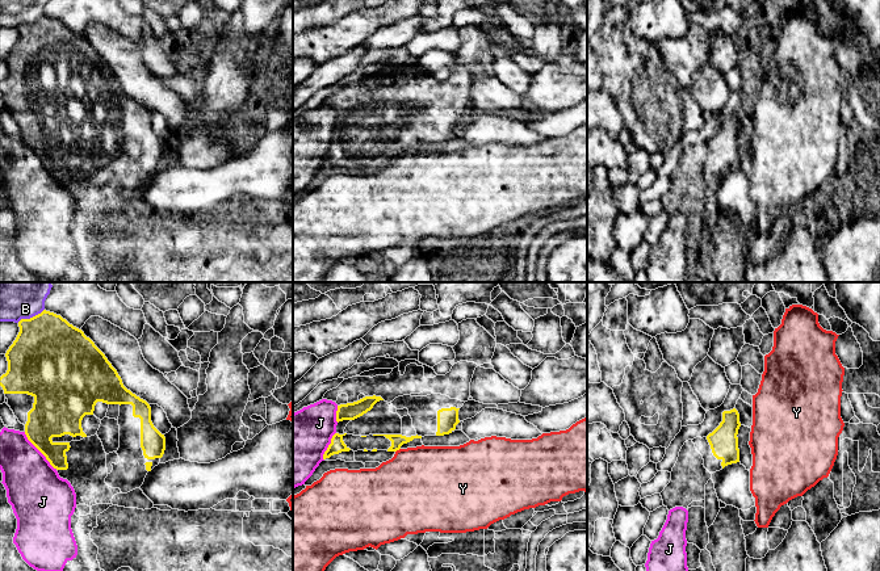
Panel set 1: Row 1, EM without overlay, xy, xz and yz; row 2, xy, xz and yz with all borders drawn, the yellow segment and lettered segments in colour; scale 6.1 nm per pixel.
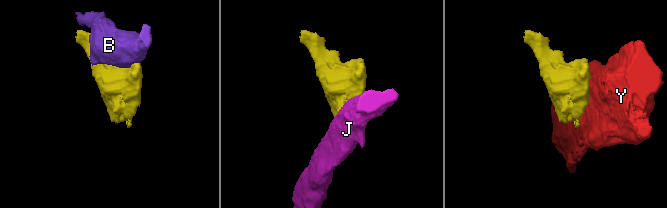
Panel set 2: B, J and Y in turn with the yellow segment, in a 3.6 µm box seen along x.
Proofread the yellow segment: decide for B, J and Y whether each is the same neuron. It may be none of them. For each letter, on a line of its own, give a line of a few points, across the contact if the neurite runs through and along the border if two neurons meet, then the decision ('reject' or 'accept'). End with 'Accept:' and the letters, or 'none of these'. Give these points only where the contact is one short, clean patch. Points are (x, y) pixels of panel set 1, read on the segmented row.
B: reject
J: reject
Y: line xz (399, 448), (396, 452); reject
Accept: none of these

